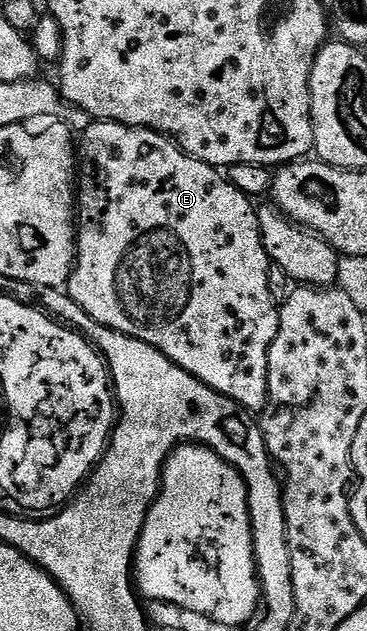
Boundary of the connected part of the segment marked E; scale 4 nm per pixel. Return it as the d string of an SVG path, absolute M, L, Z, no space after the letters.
M101 120L91 121L87 130L81 131L80 145L76 150L77 157L80 159L80 173L76 178L76 261L74 264L74 273L71 274L68 283L68 293L70 299L88 316L92 316L100 324L104 324L110 330L119 330L122 334L127 334L130 338L139 338L141 342L147 342L149 346L155 346L159 352L168 356L178 366L184 368L188 373L199 378L204 384L208 384L213 390L216 390L228 396L233 402L238 403L244 410L251 412L261 412L266 406L266 399L270 396L270 349L278 335L278 311L279 303L272 300L270 291L270 267L272 265L270 257L266 255L266 249L262 243L262 233L258 223L258 211L255 203L244 192L240 192L230 183L229 177L219 167L209 166L200 160L196 160L192 155L186 154L179 148L167 135L159 134L156 130L147 130L141 126L125 126L119 122L103 122Z

